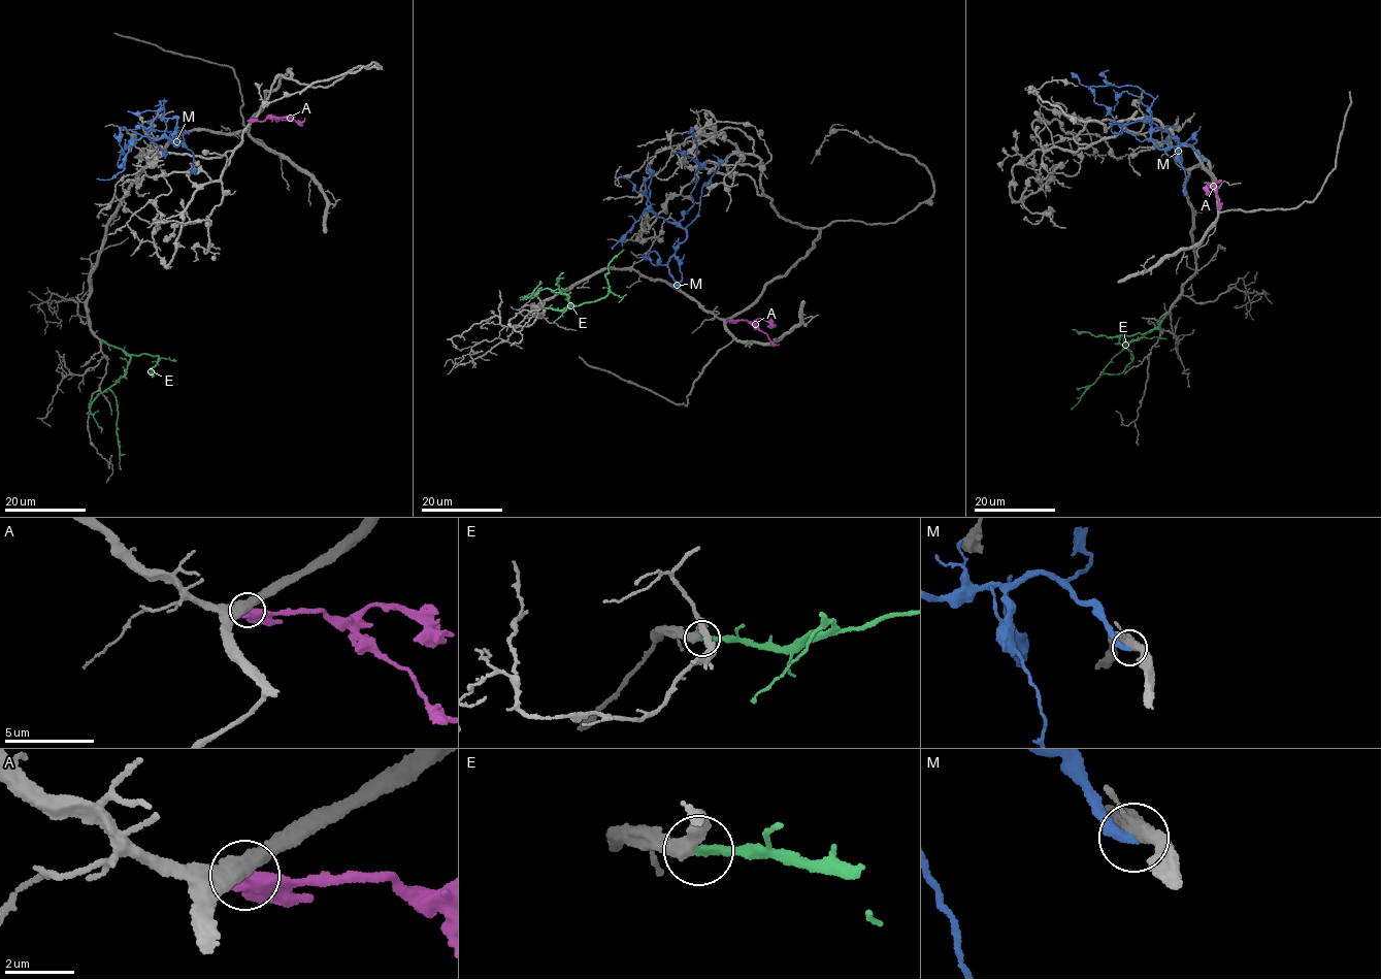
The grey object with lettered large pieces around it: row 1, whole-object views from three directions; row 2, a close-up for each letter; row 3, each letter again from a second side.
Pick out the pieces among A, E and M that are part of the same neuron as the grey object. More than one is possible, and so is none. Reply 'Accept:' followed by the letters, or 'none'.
Accept: E

